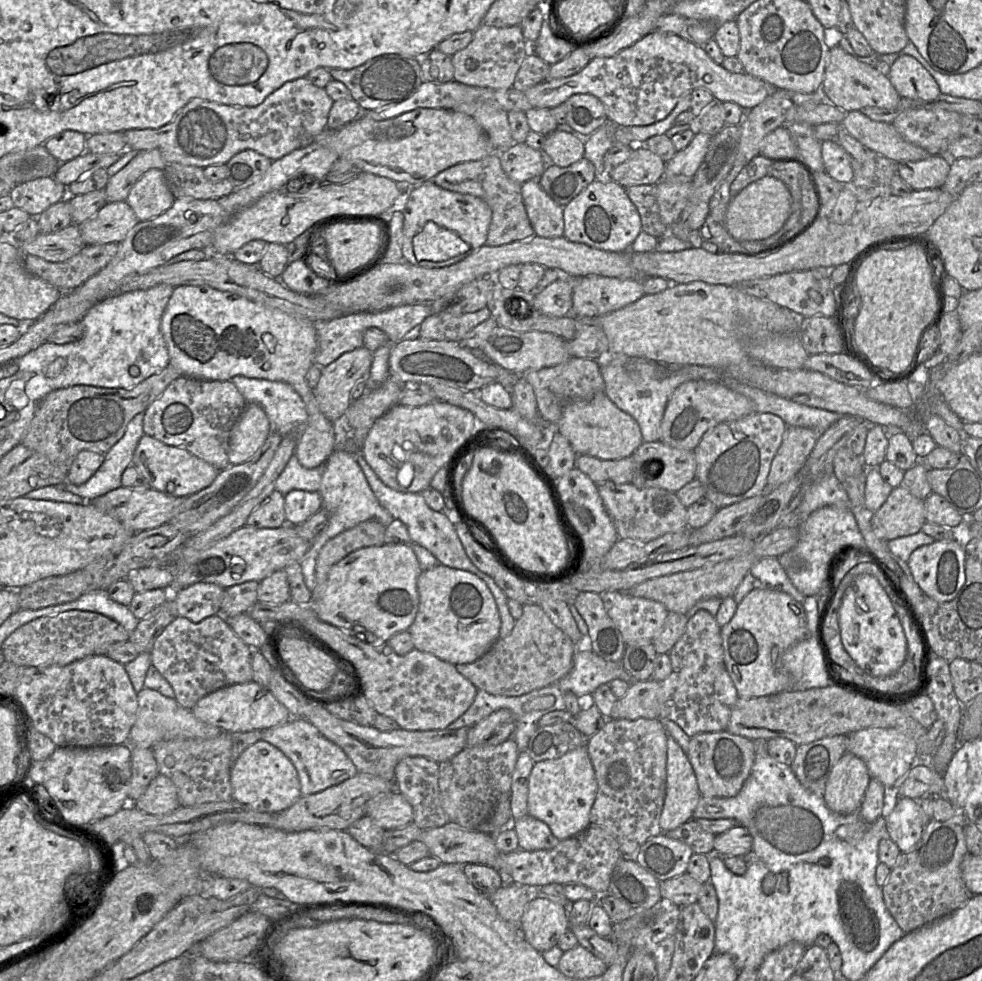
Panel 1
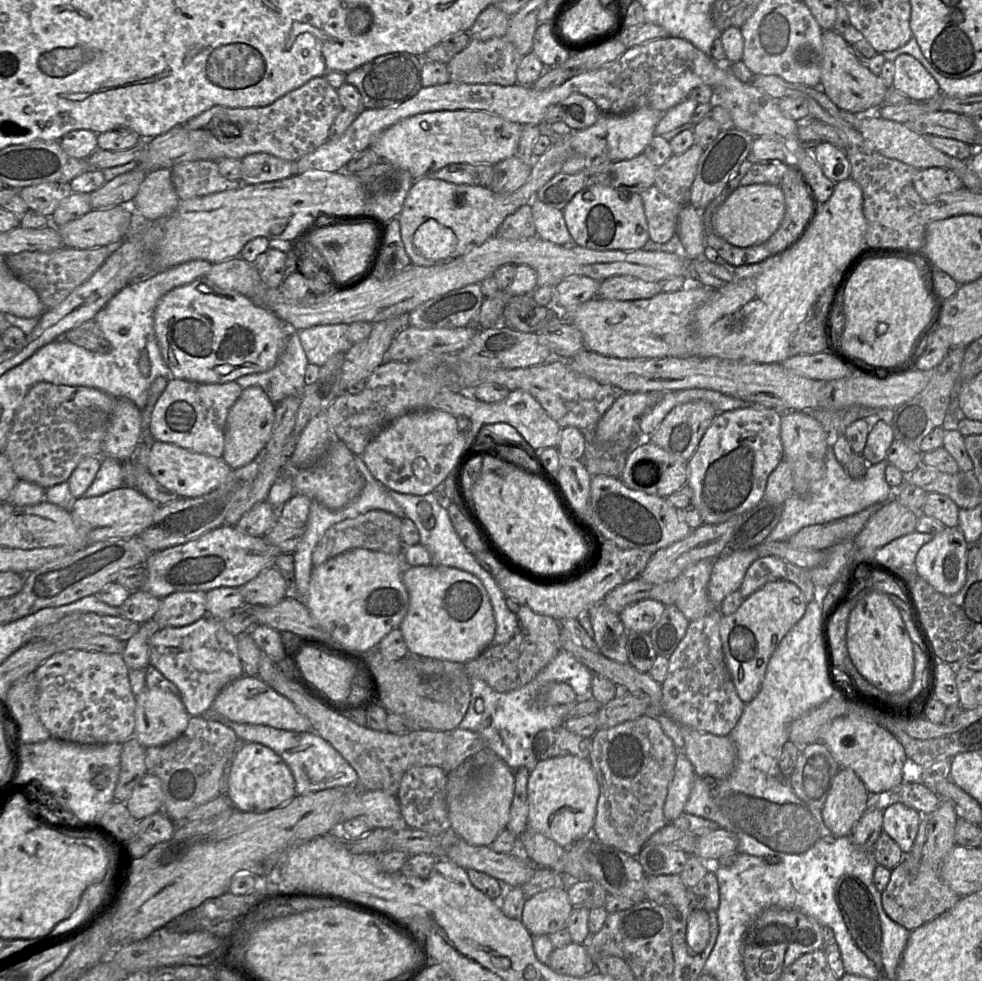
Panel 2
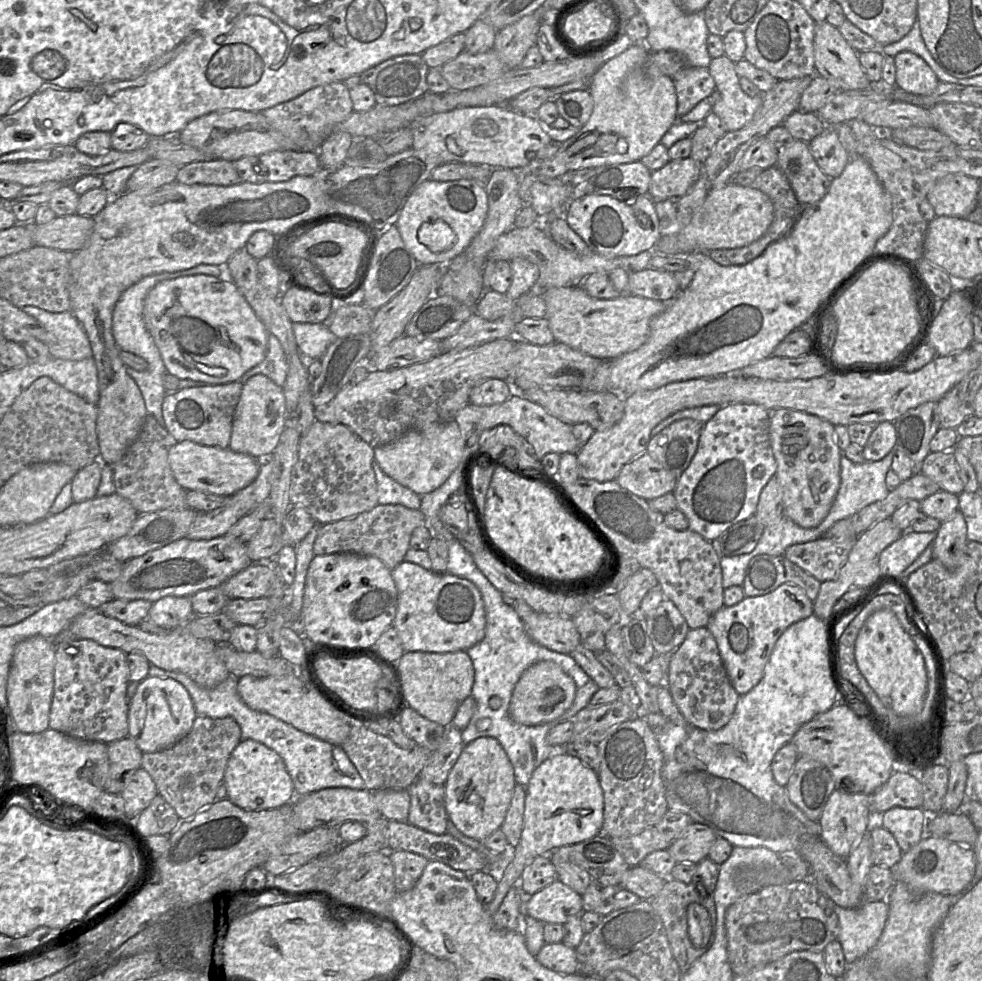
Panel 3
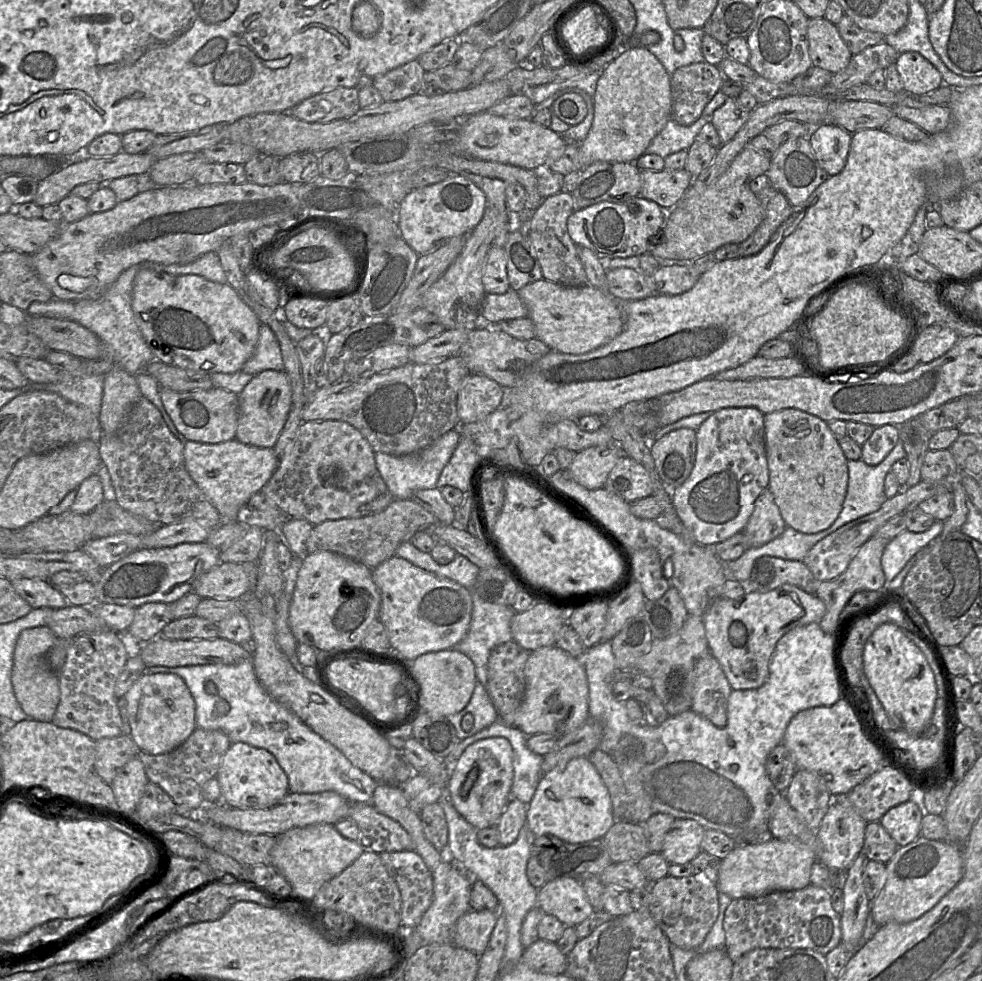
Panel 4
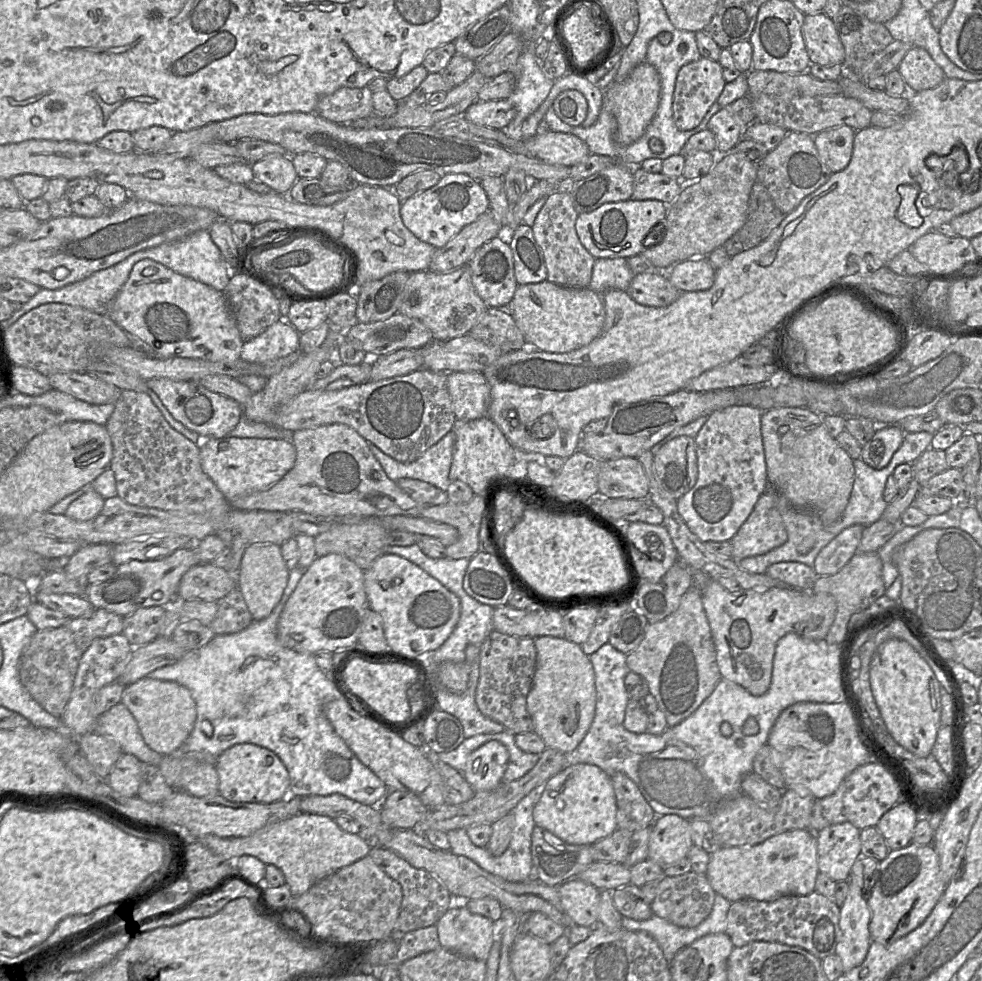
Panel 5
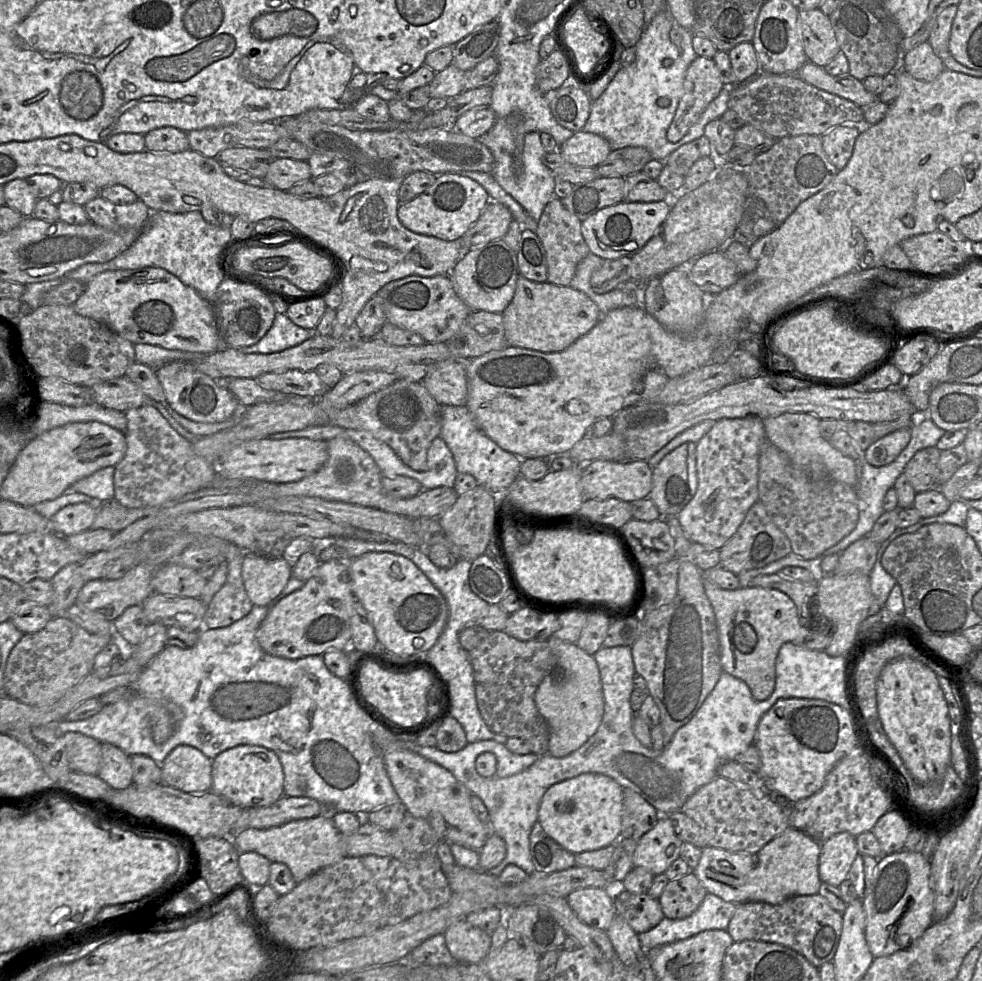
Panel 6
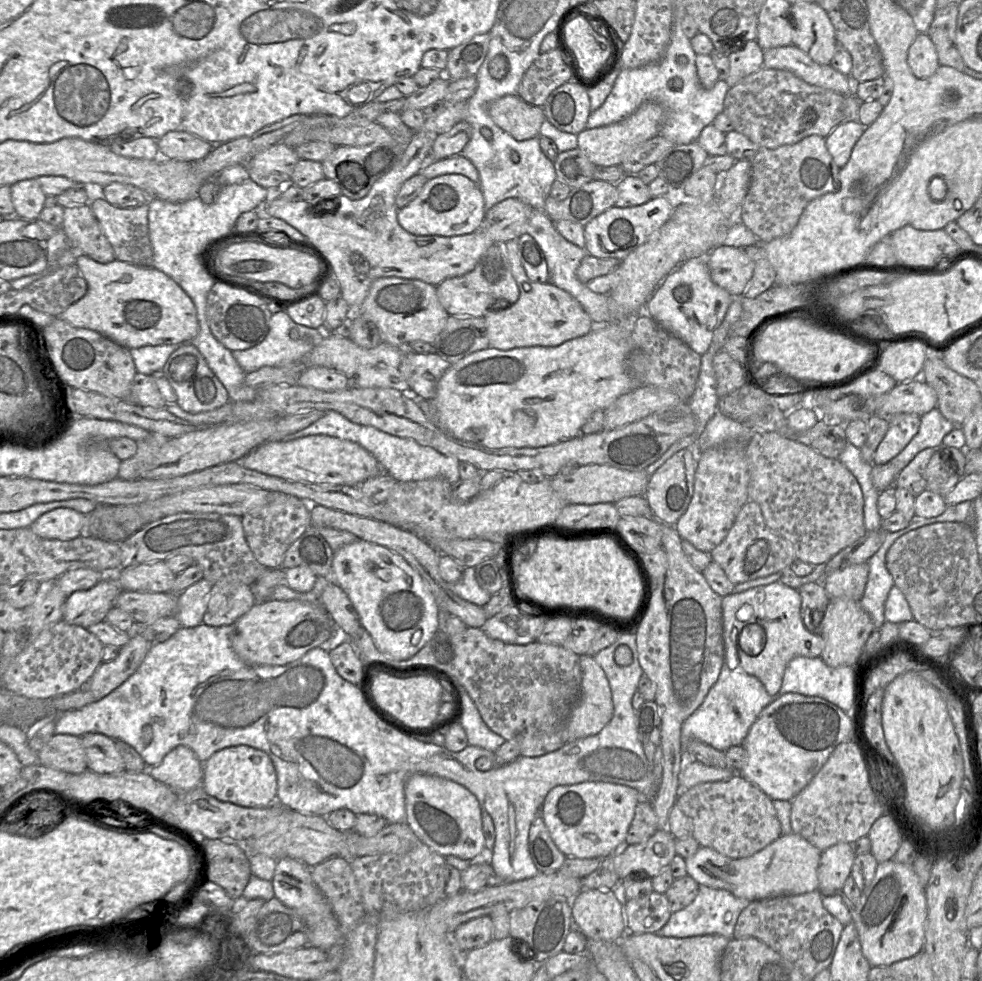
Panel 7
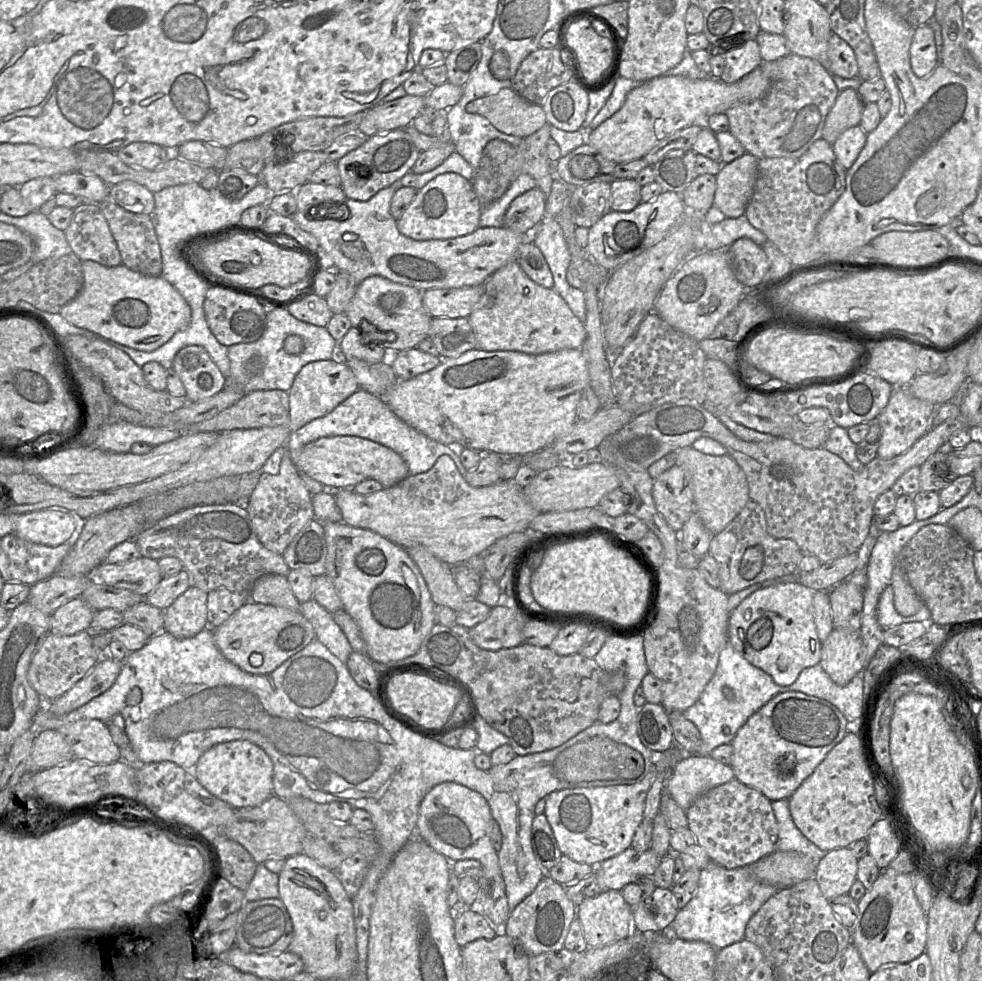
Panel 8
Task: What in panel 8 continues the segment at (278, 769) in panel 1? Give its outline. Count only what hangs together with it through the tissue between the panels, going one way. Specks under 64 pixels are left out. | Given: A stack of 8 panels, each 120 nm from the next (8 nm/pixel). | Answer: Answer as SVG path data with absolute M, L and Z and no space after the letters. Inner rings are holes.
M249 740L214 745L198 760L193 773L212 795L233 808L255 807L273 795L273 763L267 753Z

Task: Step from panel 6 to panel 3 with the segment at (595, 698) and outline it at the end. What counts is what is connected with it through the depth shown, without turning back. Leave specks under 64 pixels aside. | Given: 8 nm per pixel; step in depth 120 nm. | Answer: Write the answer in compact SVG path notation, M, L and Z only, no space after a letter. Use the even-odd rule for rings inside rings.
M537 662L522 673L515 685L509 715L513 721L526 726L553 722L572 705L577 689L574 680L556 663Z

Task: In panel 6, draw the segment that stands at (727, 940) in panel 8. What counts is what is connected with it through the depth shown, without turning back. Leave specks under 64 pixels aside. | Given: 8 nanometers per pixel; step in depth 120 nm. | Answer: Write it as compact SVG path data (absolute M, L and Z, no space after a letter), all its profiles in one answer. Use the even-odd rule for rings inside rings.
M707 893L698 909L684 919L664 918L653 929L638 933L645 951L691 938L707 930L727 930L738 904Z

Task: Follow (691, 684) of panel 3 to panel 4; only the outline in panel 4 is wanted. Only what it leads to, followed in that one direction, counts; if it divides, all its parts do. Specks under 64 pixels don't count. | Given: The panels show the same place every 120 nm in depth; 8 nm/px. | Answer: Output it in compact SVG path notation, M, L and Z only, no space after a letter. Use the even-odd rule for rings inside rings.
M709 652L701 656L694 666L690 710L722 728L727 724L727 704L732 690L720 663Z

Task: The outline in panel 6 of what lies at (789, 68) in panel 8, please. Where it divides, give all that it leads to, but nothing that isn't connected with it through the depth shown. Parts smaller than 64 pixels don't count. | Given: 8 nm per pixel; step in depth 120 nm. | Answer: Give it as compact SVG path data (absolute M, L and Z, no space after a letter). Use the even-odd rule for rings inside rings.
M759 72L746 82L735 85L729 94L728 109L736 112L745 124L752 125L776 140L799 135L822 136L838 125L864 126L863 108L847 99L804 82L796 74Z

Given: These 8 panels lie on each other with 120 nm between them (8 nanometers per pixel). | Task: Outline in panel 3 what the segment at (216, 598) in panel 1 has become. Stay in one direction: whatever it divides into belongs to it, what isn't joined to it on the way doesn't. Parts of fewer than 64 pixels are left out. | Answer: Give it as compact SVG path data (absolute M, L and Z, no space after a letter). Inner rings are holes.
M166 596L152 604L147 620L163 629L174 629L192 617L191 597Z

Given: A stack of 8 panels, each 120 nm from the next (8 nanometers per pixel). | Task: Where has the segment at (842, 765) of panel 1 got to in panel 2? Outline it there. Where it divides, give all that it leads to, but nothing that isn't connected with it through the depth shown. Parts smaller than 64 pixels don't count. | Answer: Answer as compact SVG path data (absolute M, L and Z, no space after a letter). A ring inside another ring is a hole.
M840 768L822 807L826 827L837 837L850 836L867 810L870 793L850 768Z

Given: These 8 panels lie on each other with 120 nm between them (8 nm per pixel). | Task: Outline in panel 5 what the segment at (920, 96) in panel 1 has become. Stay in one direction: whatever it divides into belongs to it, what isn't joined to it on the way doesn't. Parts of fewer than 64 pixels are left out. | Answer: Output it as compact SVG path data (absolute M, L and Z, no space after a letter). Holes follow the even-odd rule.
M912 47L904 56L897 70L909 93L917 93L937 87L945 79L940 66L923 48Z

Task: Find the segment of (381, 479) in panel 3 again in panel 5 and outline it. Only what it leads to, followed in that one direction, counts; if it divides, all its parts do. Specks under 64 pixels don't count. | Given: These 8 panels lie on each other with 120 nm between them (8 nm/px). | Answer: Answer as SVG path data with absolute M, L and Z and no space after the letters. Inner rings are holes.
M451 430L418 459L409 463L393 459L372 443L369 443L369 447L390 480L396 482L401 478L416 479L446 493L451 482L449 473L455 440L455 433Z

